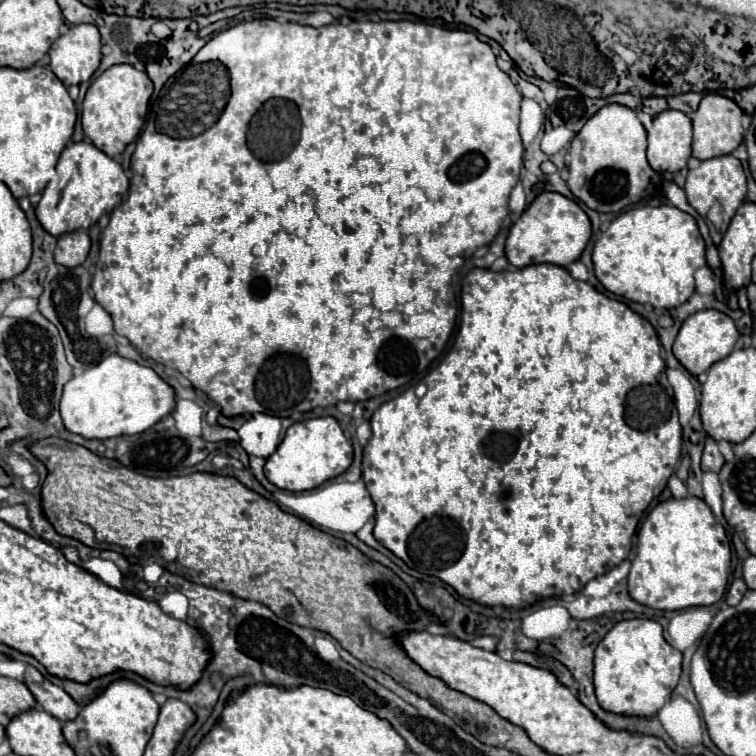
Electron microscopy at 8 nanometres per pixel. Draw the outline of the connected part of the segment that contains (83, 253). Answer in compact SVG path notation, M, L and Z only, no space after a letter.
M73 231L59 237L55 261L65 267L77 267L87 259L87 253L89 253L89 235L85 231Z

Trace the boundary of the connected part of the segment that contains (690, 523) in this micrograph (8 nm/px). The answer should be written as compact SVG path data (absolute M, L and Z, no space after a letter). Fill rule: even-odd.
M699 497L667 499L661 501L657 507L653 507L653 511L645 517L645 521L639 527L637 553L635 559L631 561L631 573L629 573L629 595L641 605L661 611L713 605L723 597L727 589L729 563L731 563L731 545L727 533L721 525L715 525L715 517L709 505Z

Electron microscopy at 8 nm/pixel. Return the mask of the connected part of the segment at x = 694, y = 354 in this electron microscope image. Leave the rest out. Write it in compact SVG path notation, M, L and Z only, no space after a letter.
M703 309L703 311L689 315L683 321L679 335L673 343L673 355L681 361L681 365L687 371L691 371L693 375L699 375L707 371L709 365L713 365L713 361L721 361L725 353L731 353L737 339L739 339L739 331L735 327L735 321L727 313L721 313L717 309Z

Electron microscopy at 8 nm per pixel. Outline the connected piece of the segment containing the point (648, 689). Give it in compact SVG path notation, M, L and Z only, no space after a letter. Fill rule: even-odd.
M651 619L617 623L595 653L595 693L603 709L623 715L653 717L681 675L681 651L663 639L663 629Z

